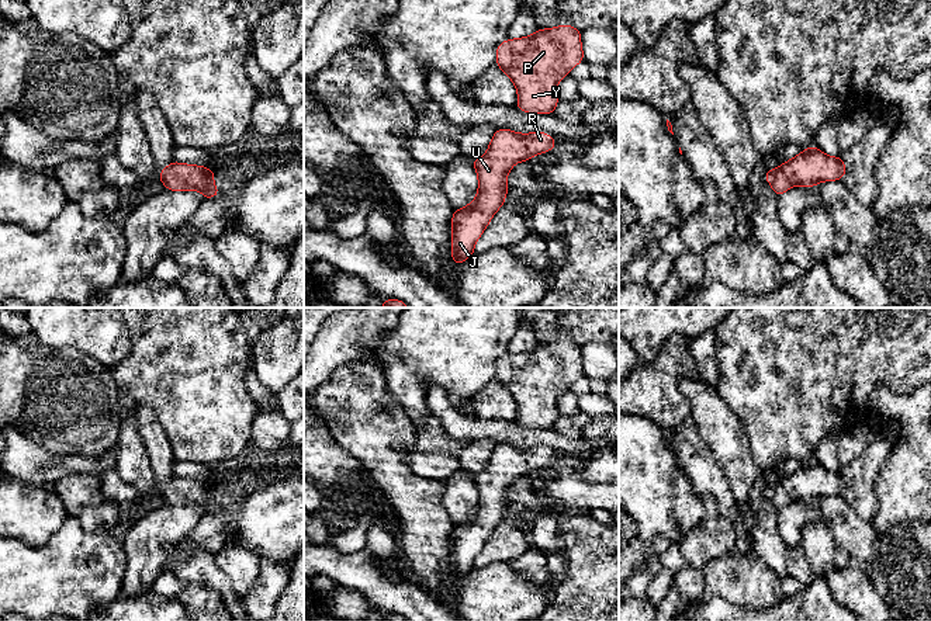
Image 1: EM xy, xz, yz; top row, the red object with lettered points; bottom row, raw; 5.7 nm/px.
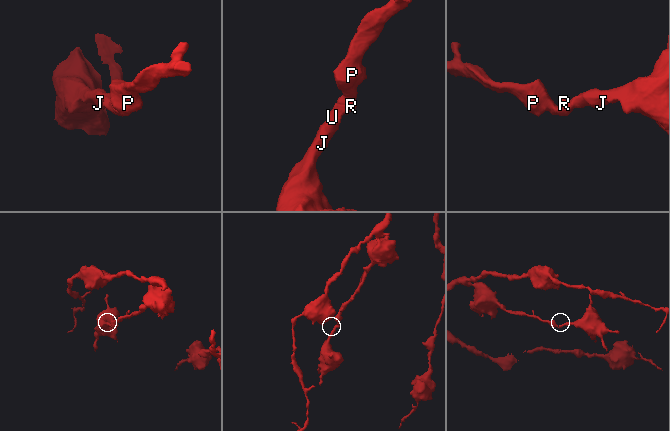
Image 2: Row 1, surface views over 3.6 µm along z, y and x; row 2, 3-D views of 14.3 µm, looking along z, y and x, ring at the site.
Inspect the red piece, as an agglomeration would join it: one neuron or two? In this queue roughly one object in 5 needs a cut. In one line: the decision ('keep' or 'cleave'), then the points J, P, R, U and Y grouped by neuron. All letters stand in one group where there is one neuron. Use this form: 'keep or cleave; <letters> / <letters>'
keep; J P R U Y

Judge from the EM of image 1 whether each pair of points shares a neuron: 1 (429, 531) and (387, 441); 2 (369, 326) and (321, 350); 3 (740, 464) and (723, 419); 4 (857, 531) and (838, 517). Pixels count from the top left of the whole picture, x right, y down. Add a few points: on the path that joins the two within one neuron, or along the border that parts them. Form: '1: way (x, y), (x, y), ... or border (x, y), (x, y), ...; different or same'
1: way (419, 509), (419, 505), (394, 478), (387, 464); same
2: way (357, 332), (341, 339), (332, 347); same
3: way (732, 453), (723, 430); same
4: way (852, 531), (843, 521); same

